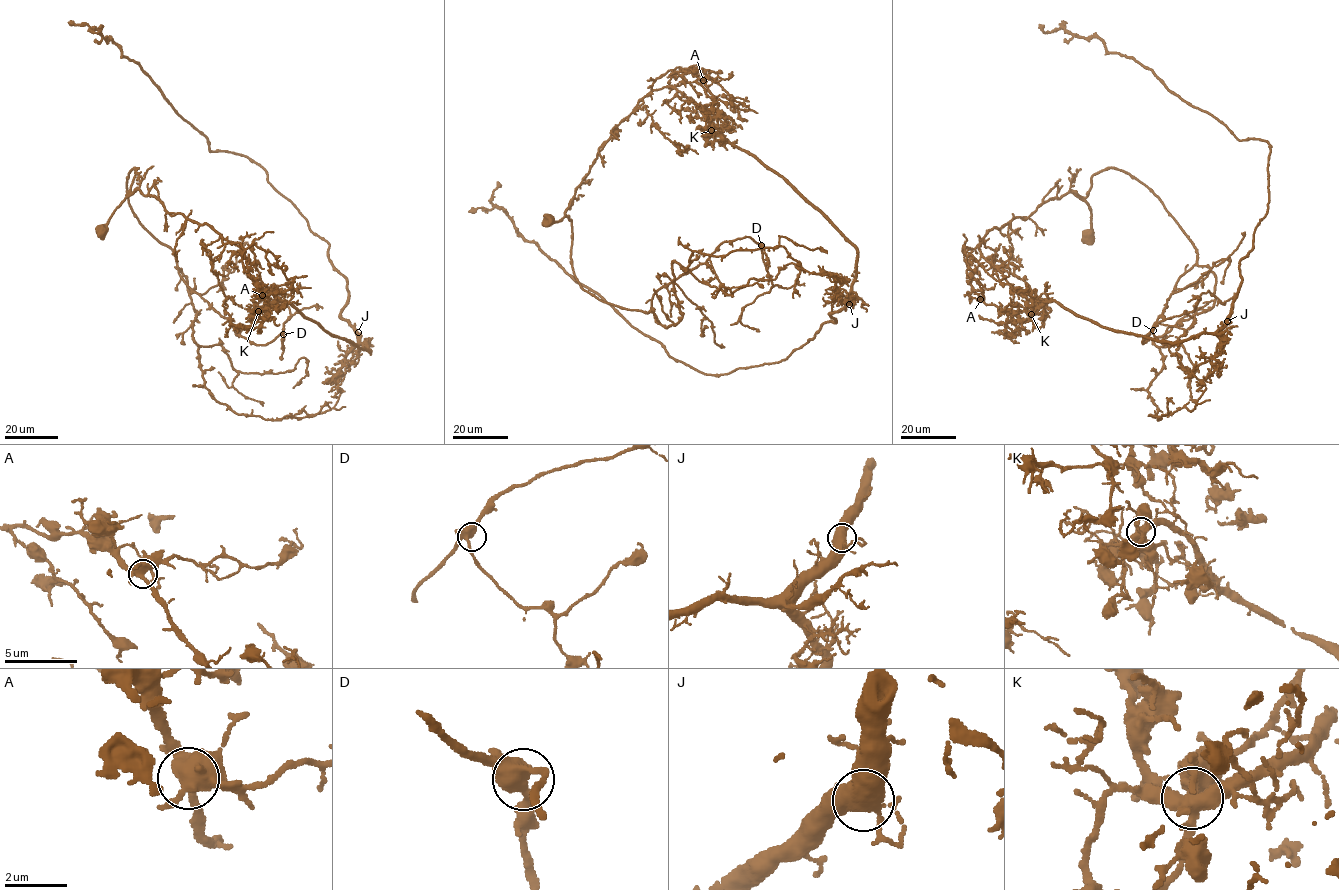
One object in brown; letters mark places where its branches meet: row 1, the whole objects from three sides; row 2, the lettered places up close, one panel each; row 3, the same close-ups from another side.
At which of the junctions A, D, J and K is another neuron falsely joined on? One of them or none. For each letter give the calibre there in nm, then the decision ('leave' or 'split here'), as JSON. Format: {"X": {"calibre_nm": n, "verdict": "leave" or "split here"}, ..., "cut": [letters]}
{"A": {"calibre_nm": 440, "verdict": "leave"}, "D": {"calibre_nm": 440, "verdict": "leave"}, "J": {"calibre_nm": 480, "verdict": "leave"}, "K": {"calibre_nm": 480, "verdict": "split here"}, "cut": ["K"]}

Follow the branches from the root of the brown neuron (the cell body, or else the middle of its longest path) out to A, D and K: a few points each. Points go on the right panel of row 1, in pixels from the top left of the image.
A: (1089, 234), (1091, 210), (1070, 192), (992, 228), (975, 248), (964, 249), (980, 299)
D: (1089, 234), (1081, 198), (1115, 167), (1191, 241), (1196, 263), (1142, 343), (1153, 330)
K: (1089, 234), (1091, 210), (1070, 192), (988, 231), (981, 256), (1035, 300), (1031, 314)

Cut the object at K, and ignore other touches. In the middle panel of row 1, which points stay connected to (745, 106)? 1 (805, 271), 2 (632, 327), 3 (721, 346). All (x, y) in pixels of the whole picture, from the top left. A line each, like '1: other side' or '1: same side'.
1: same side
2: other side
3: same side

